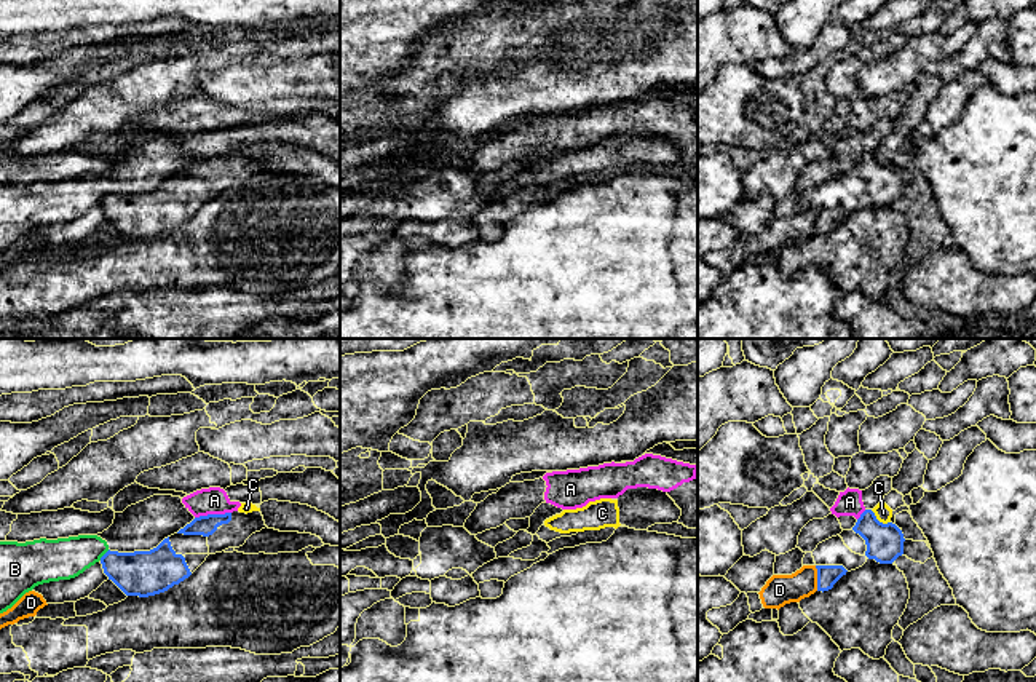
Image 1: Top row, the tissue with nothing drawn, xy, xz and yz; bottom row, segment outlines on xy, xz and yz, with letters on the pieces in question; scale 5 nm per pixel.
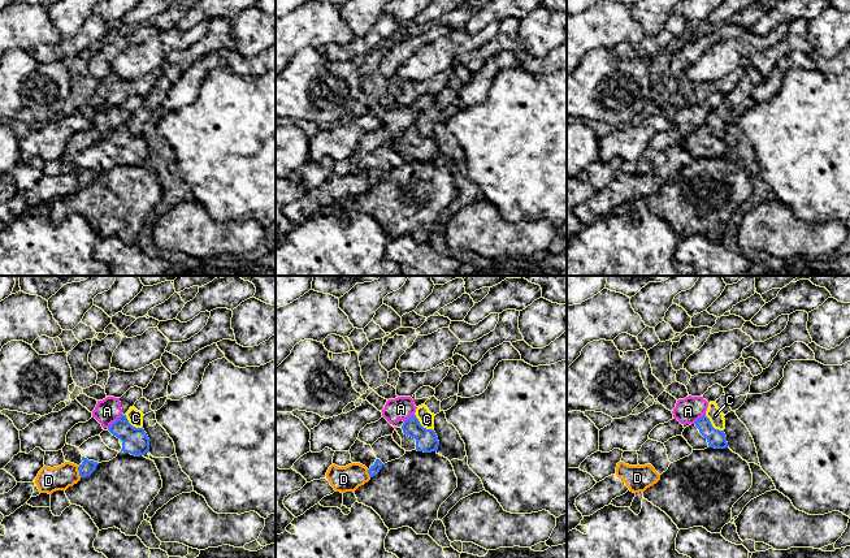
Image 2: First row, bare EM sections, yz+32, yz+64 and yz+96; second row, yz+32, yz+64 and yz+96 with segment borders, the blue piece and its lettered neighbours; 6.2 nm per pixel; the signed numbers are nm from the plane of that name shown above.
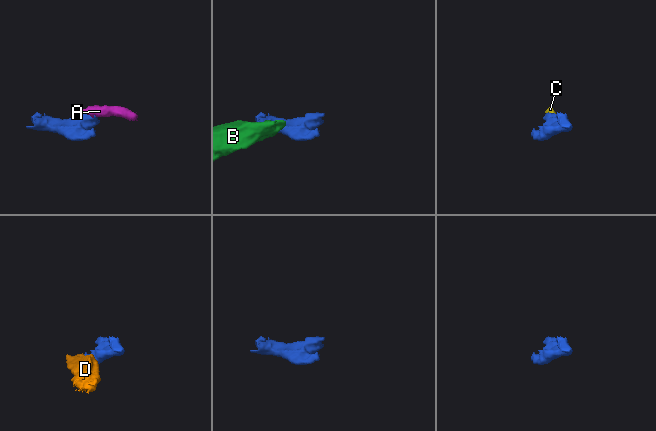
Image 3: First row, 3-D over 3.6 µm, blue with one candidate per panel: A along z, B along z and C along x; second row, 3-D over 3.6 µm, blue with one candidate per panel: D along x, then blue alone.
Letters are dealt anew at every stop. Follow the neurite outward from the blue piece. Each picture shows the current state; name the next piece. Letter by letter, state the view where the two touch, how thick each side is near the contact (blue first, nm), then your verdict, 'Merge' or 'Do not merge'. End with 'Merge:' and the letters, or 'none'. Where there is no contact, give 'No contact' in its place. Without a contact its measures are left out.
A: Touches blue in xy. Thickness 100 nm (blue) against 140 nm. Do not merge
B: Touches blue in xy. Thickness 220 nm (blue) against 200 nm. Do not merge
C: Touches blue in yz. Thickness 190 nm (blue) against 90 nm. Do not merge
D: Touches blue in yz. Thickness 110 nm (blue) against 160 nm. Do not merge
Merge: none

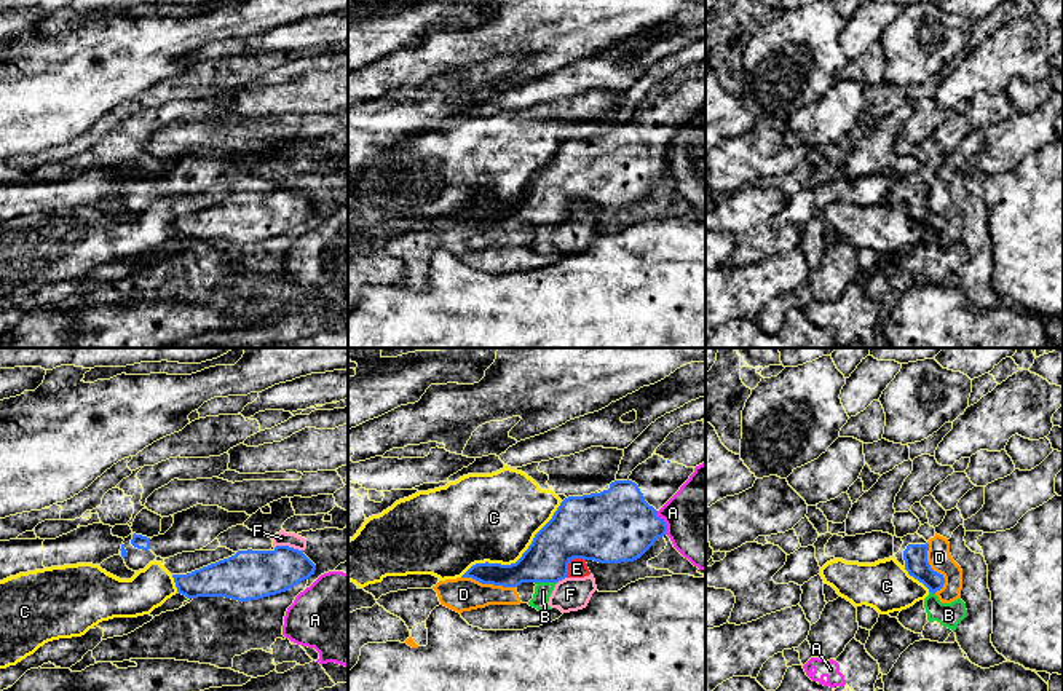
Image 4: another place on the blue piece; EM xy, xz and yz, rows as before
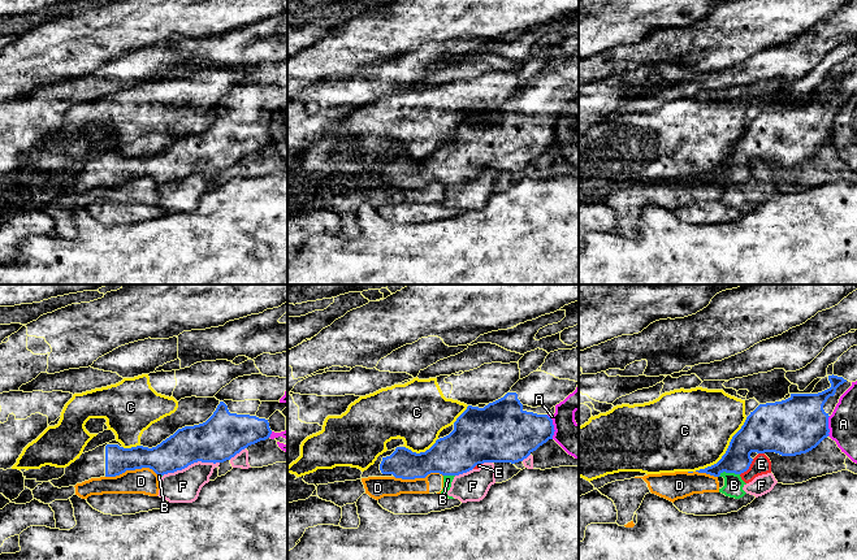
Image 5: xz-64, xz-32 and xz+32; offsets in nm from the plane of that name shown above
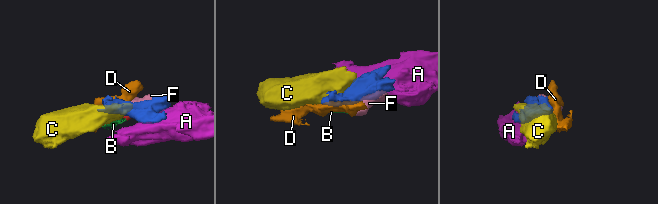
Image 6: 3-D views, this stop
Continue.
A: Touches blue in xz. Thickness 380 nm (blue) against 380 nm. Do not merge
B: Touches blue in xz. Thickness 240 nm (blue) against 90 nm. Do not merge
C: Touches blue in xz. Thickness 220 nm (blue) against 440 nm. Do not merge
D: Touches blue in yz. Thickness 120 nm (blue) against 120 nm. Do not merge
E: Touches blue in xz. Thickness 360 nm (blue) against 100 nm. Do not merge
F: Touches blue in xy. Thickness 260 nm (blue) against 70 nm. Do not merge
Merge: none

